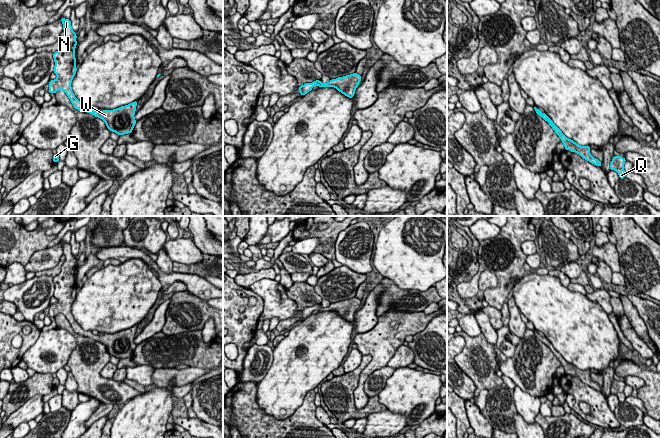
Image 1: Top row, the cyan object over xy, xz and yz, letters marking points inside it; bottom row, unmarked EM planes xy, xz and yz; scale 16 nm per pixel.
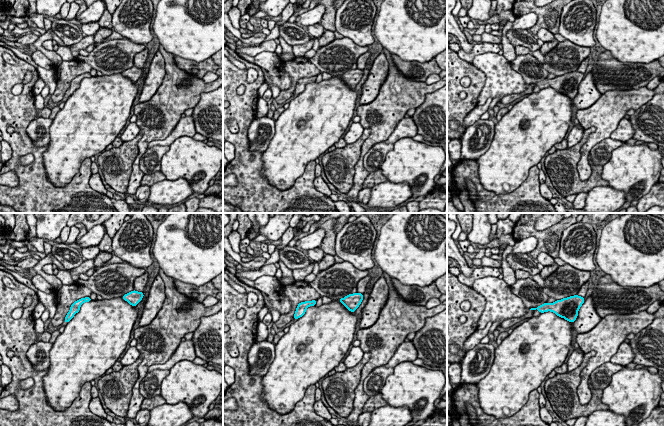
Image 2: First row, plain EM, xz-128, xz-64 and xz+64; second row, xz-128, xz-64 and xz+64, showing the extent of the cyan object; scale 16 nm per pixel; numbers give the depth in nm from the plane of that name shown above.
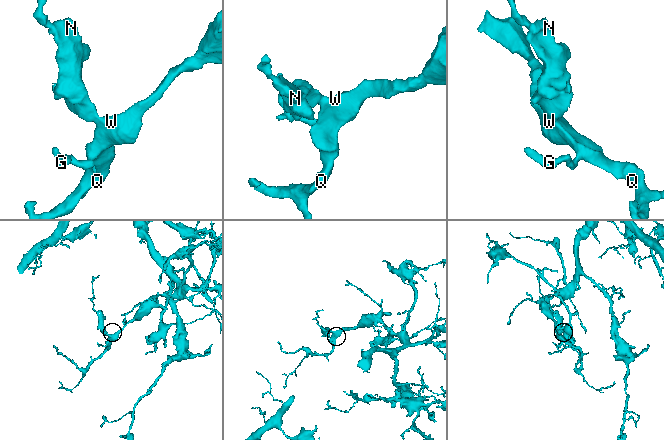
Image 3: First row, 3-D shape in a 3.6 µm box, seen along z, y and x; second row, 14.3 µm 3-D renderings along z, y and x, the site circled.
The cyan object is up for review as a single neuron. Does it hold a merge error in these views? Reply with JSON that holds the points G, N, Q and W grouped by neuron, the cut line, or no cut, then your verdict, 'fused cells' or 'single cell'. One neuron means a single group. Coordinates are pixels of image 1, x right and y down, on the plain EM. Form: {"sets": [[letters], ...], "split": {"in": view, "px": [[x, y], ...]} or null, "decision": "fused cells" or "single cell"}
{"sets": [["G", "N", "Q", "W"]], "split": null, "decision": "single cell"}

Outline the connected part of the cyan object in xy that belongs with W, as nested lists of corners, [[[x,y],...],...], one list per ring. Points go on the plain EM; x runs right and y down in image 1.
[[[60,242],[63,248],[65,261],[61,266],[61,271],[53,277],[55,290],[53,296],[58,300],[49,306],[49,317],[56,317],[58,314],[63,314],[74,332],[91,337],[95,341],[102,343],[109,355],[115,356],[118,359],[132,357],[136,348],[134,342],[135,334],[138,325],[134,325],[128,329],[121,330],[113,334],[94,335],[91,330],[84,330],[74,319],[71,311],[72,304],[76,298],[76,282],[75,272],[77,269],[77,259],[72,254],[70,243]]]

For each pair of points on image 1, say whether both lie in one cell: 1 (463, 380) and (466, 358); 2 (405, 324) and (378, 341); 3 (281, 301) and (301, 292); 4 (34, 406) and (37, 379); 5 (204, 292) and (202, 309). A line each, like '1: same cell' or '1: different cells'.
1: different cells
2: same cell
3: different cells
4: different cells
5: different cells

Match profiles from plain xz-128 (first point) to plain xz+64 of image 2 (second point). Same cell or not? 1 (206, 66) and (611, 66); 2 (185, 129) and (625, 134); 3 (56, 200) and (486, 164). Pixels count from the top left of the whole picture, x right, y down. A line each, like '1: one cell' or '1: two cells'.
1: one cell
2: one cell
3: two cells

